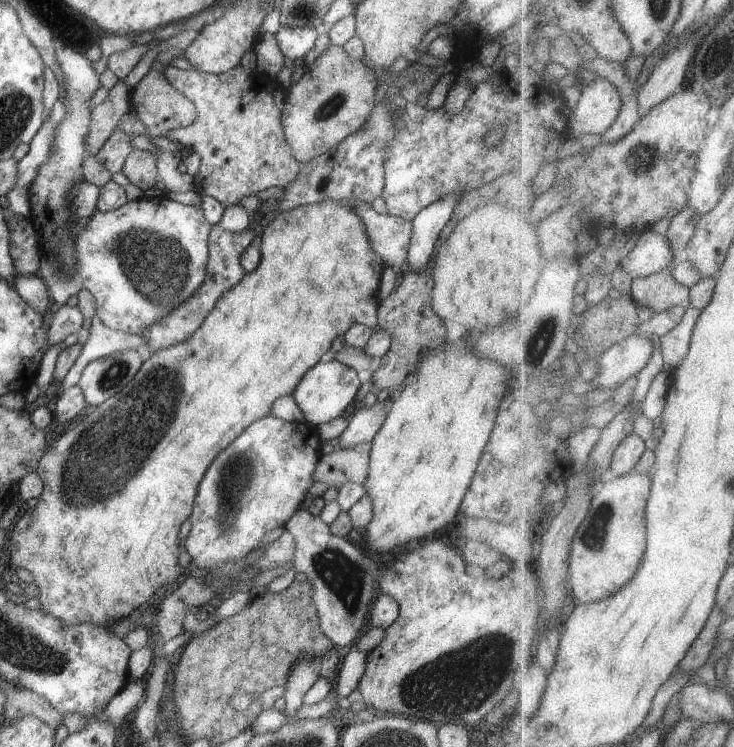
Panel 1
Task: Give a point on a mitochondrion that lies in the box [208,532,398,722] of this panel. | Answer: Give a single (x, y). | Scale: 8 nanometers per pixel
(346, 577)

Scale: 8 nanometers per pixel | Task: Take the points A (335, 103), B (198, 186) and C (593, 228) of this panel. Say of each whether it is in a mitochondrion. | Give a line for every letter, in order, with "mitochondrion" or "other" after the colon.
A: mitochondrion
B: other
C: other

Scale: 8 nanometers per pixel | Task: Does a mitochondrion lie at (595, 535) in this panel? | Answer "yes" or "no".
yes

